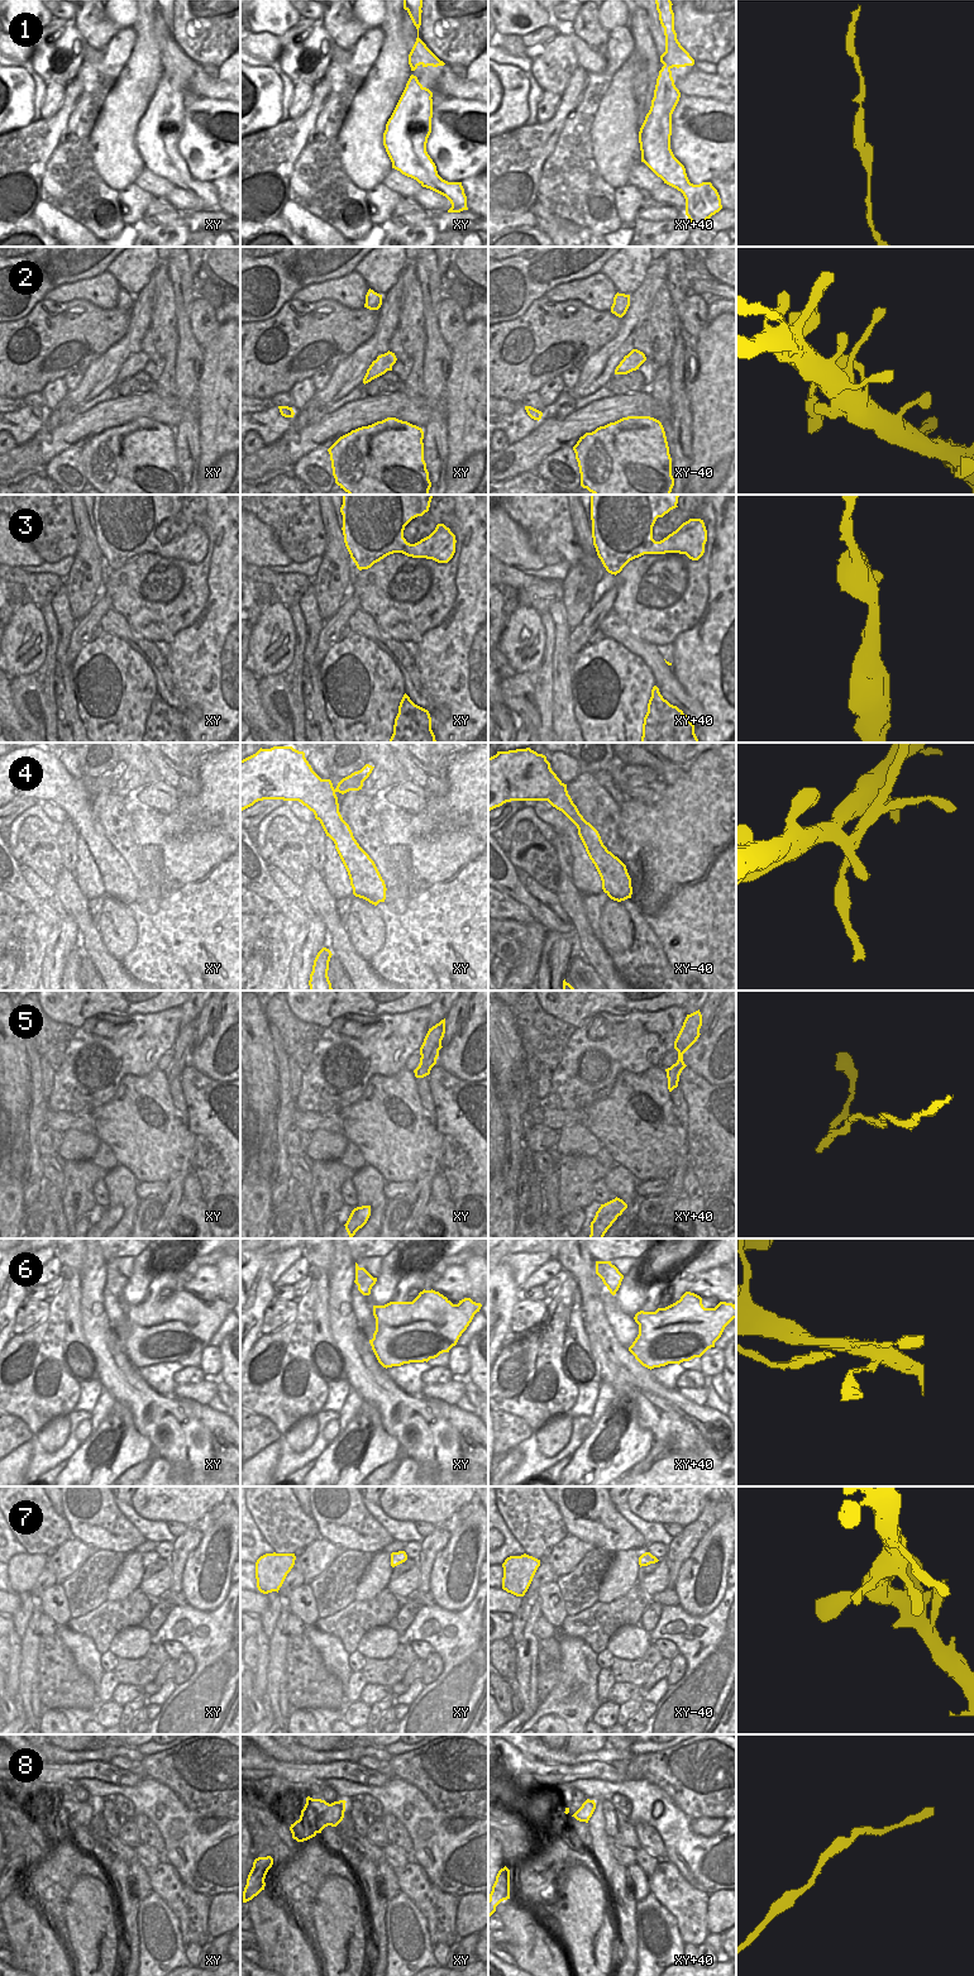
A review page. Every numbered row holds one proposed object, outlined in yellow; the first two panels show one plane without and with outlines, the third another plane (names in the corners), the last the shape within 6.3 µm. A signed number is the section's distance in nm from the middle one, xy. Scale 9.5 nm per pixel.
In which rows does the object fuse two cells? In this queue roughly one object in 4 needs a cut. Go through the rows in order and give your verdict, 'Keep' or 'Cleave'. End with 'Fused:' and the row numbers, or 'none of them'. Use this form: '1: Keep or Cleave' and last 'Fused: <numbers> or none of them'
1: Keep
2: Keep
3: Keep
4: Cleave
5: Keep
6: Keep
7: Keep
8: Keep
Fused: 4

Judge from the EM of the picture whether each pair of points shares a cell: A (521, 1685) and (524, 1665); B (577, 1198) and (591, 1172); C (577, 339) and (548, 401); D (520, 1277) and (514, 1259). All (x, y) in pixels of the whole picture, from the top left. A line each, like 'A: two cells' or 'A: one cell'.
A: one cell
B: one cell
C: two cells
D: one cell

